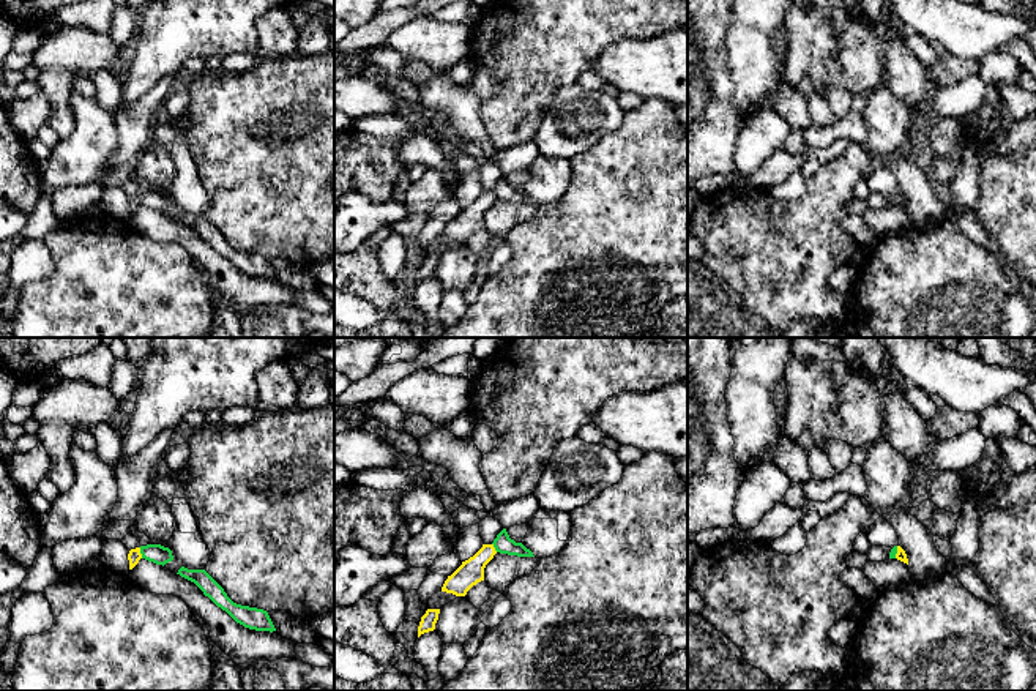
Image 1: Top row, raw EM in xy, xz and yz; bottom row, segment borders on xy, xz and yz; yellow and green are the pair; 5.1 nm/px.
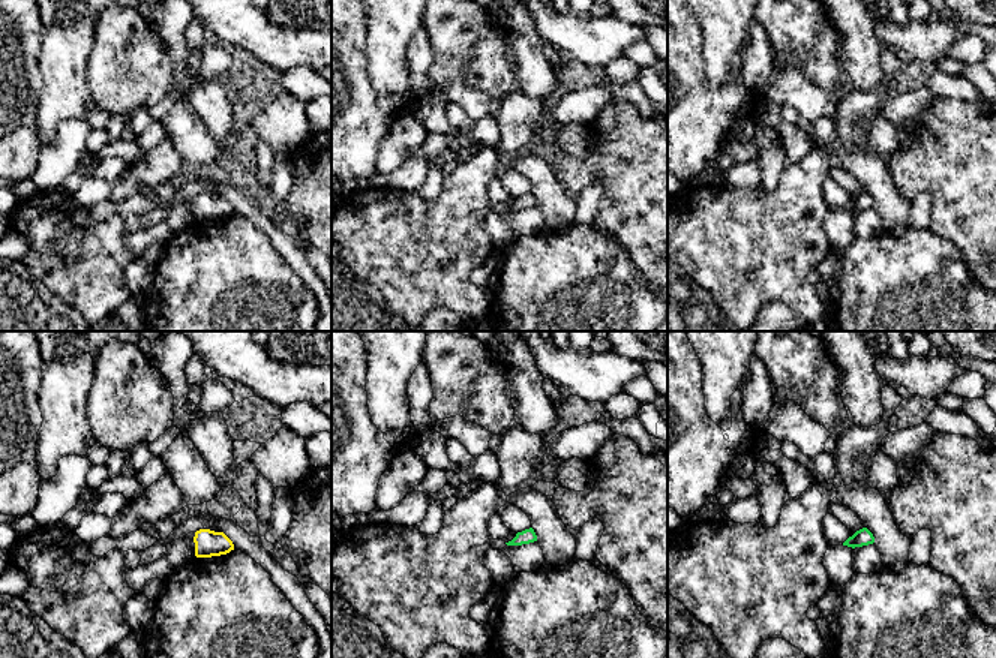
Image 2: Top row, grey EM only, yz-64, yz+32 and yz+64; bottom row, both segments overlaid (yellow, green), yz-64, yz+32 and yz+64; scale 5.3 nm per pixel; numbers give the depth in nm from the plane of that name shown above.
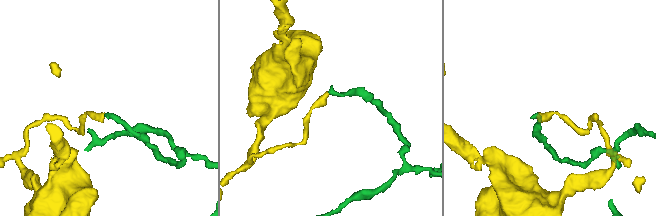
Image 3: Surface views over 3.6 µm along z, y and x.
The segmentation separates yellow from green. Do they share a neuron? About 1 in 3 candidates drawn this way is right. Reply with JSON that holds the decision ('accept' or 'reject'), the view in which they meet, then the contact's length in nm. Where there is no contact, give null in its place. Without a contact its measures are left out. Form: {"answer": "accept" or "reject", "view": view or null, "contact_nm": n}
{"answer": "reject", "view": "xy", "contact_nm": 60}

